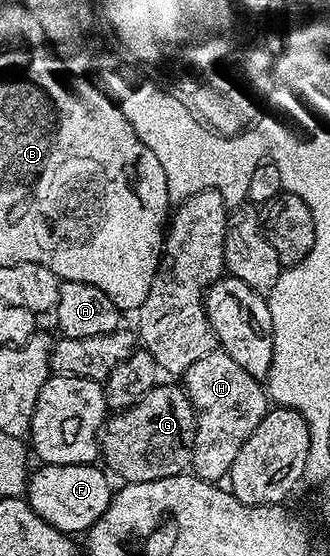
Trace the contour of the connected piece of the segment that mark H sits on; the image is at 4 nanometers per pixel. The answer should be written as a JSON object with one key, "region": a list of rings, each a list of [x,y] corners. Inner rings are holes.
{"region":[[[222,348],[212,350],[209,356],[197,360],[197,364],[189,367],[181,375],[181,385],[197,411],[197,429],[190,469],[196,478],[218,483],[228,477],[233,460],[237,460],[237,452],[241,452],[241,444],[245,444],[245,440],[253,436],[253,428],[257,428],[257,424],[261,424],[261,420],[266,416],[269,395],[264,383],[258,378],[249,376],[249,372],[245,372],[245,368],[241,368],[241,364],[237,364],[237,360],[233,360],[233,356],[226,354]]]}

